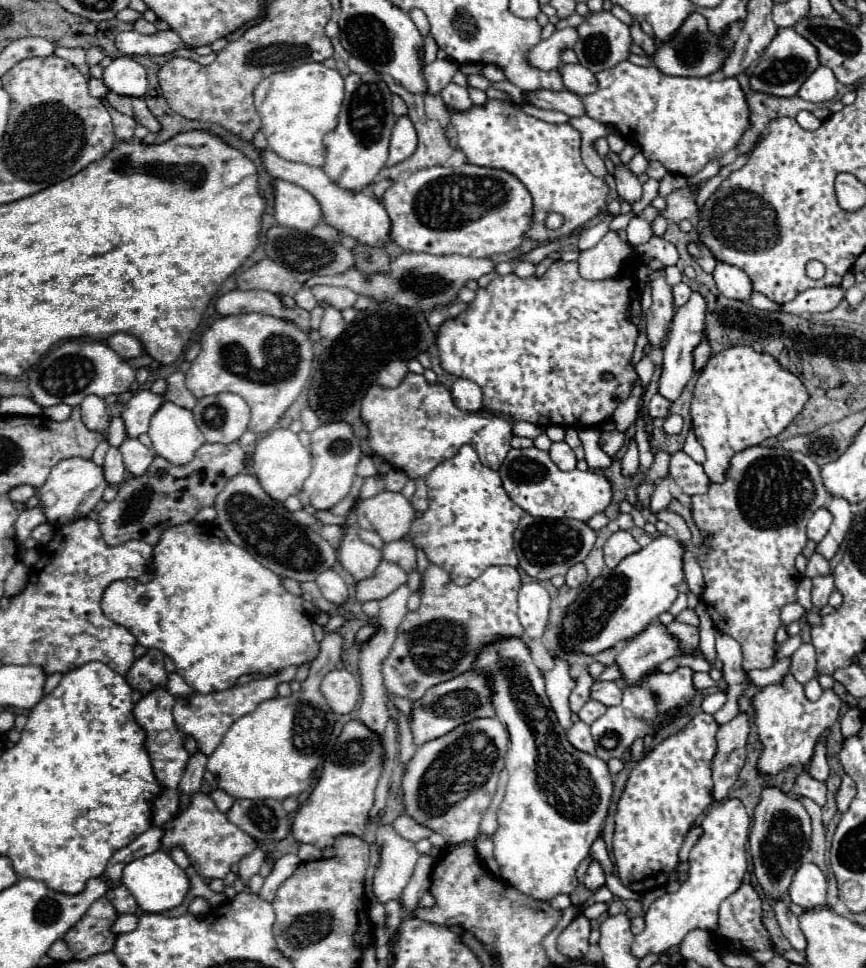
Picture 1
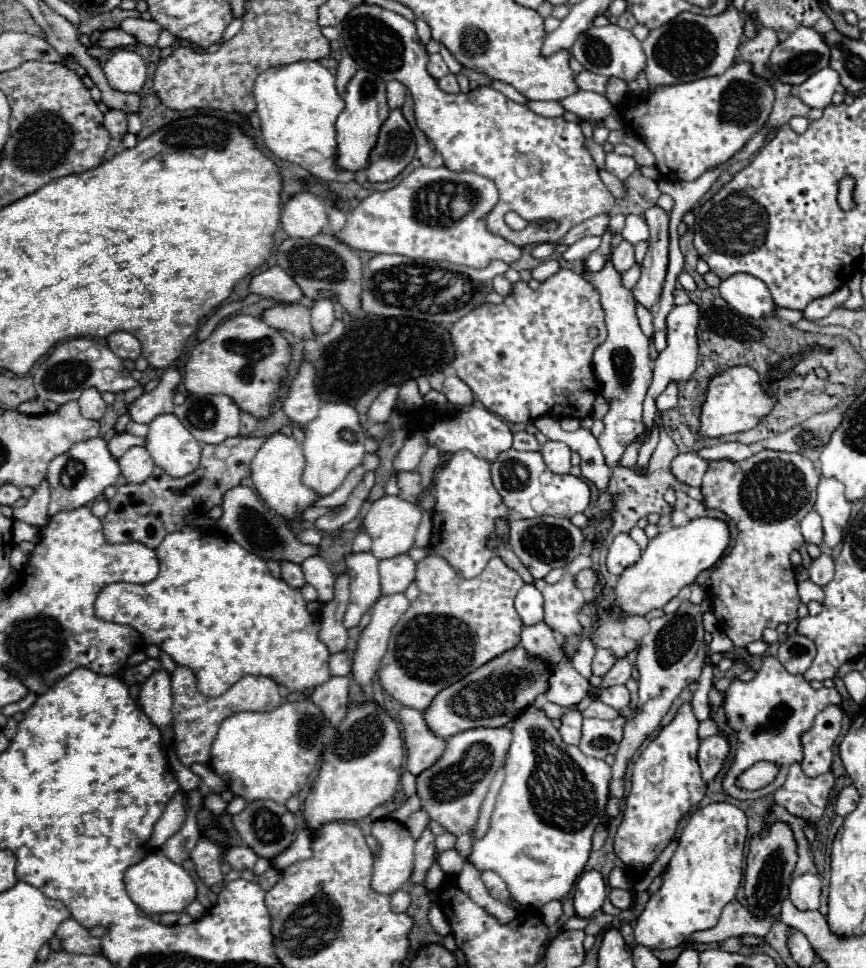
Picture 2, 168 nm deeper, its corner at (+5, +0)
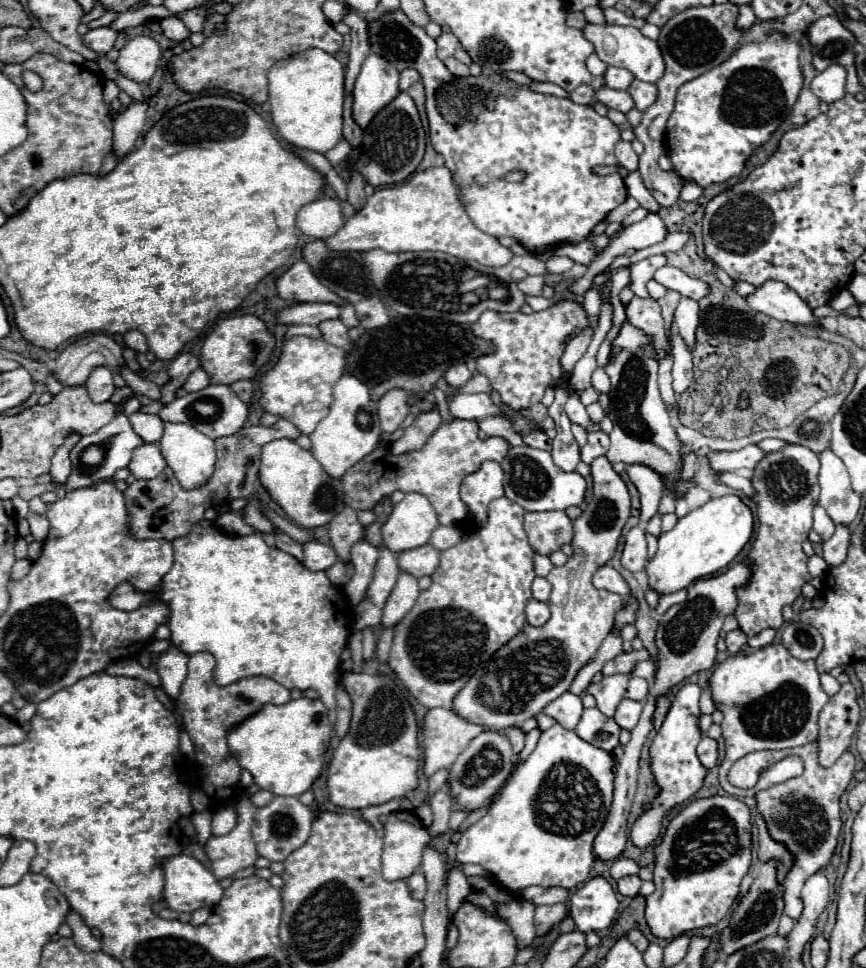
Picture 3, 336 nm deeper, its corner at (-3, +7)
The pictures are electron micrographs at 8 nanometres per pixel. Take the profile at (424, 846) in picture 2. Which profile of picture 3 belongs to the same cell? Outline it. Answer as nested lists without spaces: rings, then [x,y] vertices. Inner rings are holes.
[[[444,785],[430,799],[430,807],[432,807],[432,825],[428,827],[428,833],[432,837],[440,837],[448,831],[448,817],[452,811],[452,797],[448,795],[448,785]]]

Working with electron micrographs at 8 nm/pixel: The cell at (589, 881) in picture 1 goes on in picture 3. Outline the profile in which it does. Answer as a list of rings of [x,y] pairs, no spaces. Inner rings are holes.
[[[596,875],[574,891],[570,899],[570,915],[576,927],[584,933],[602,931],[612,925],[618,909],[618,899],[612,885]]]

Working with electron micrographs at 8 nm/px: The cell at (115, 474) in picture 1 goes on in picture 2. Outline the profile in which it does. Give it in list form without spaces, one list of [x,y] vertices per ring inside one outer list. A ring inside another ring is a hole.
[[[120,432],[120,434],[116,434],[110,442],[108,442],[108,446],[110,446],[110,452],[112,452],[112,456],[114,458],[120,458],[128,448],[132,448],[132,446],[144,446],[144,438],[140,438],[140,436],[134,436],[134,434],[130,434],[130,432]]]

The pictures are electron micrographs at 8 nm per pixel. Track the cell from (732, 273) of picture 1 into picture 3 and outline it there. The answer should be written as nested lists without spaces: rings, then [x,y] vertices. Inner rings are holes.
[[[766,281],[764,285],[756,287],[754,293],[746,295],[746,303],[752,311],[764,313],[778,321],[788,323],[802,323],[802,325],[818,325],[812,309],[780,281]]]

